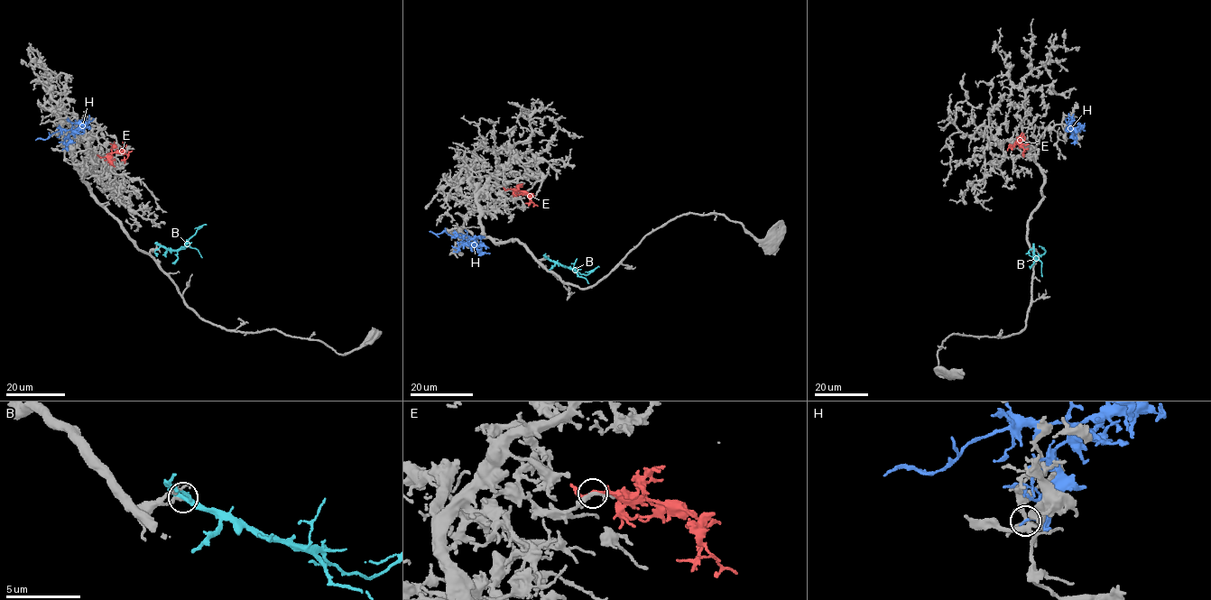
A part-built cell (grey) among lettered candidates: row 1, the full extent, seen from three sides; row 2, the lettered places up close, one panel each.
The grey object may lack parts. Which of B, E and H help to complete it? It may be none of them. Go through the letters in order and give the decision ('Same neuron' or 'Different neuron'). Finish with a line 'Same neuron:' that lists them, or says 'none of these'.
B: Different neuron
E: Different neuron
H: Different neuron
Same neuron: none of these

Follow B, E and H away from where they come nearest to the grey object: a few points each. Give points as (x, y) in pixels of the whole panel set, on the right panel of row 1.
B: (1033, 246), (1034, 258), (1045, 252), (1039, 246)
E: (1016, 141), (1023, 149), (1023, 157)
H: (1076, 143), (1072, 134), (1073, 125), (1068, 122)

